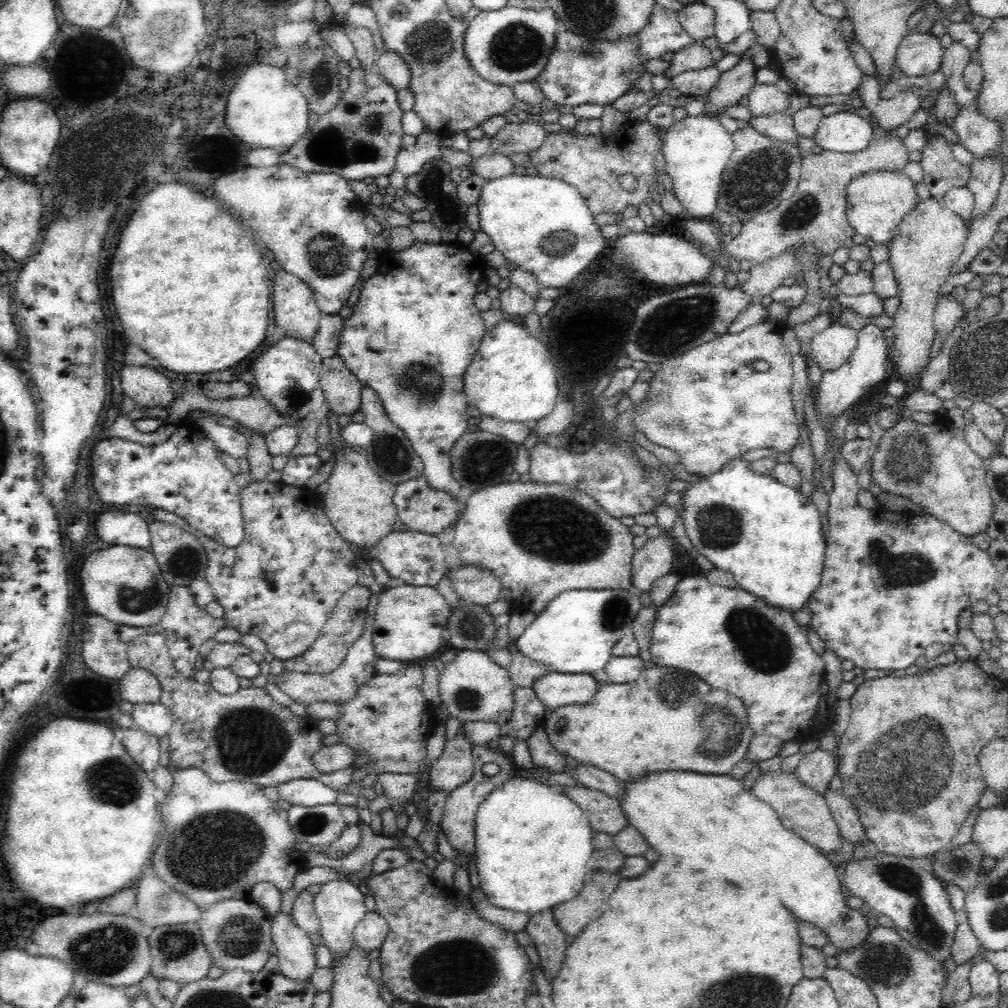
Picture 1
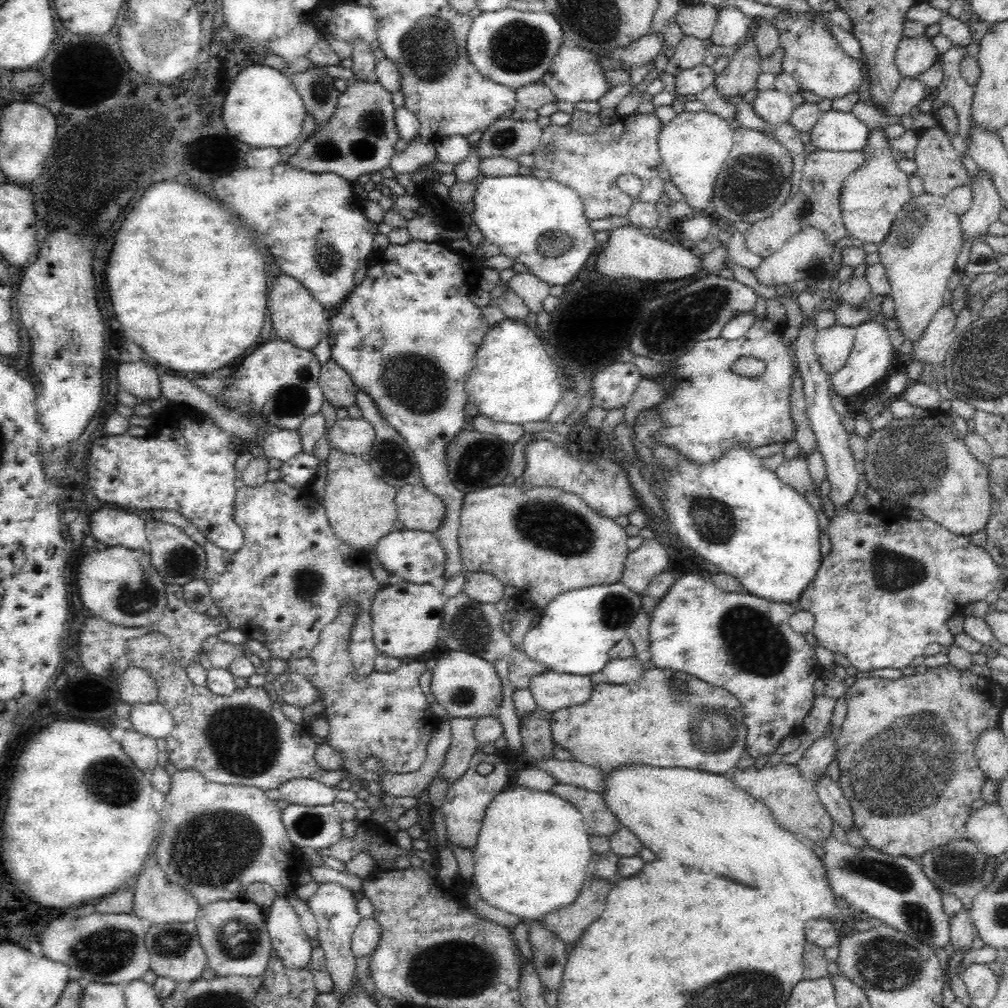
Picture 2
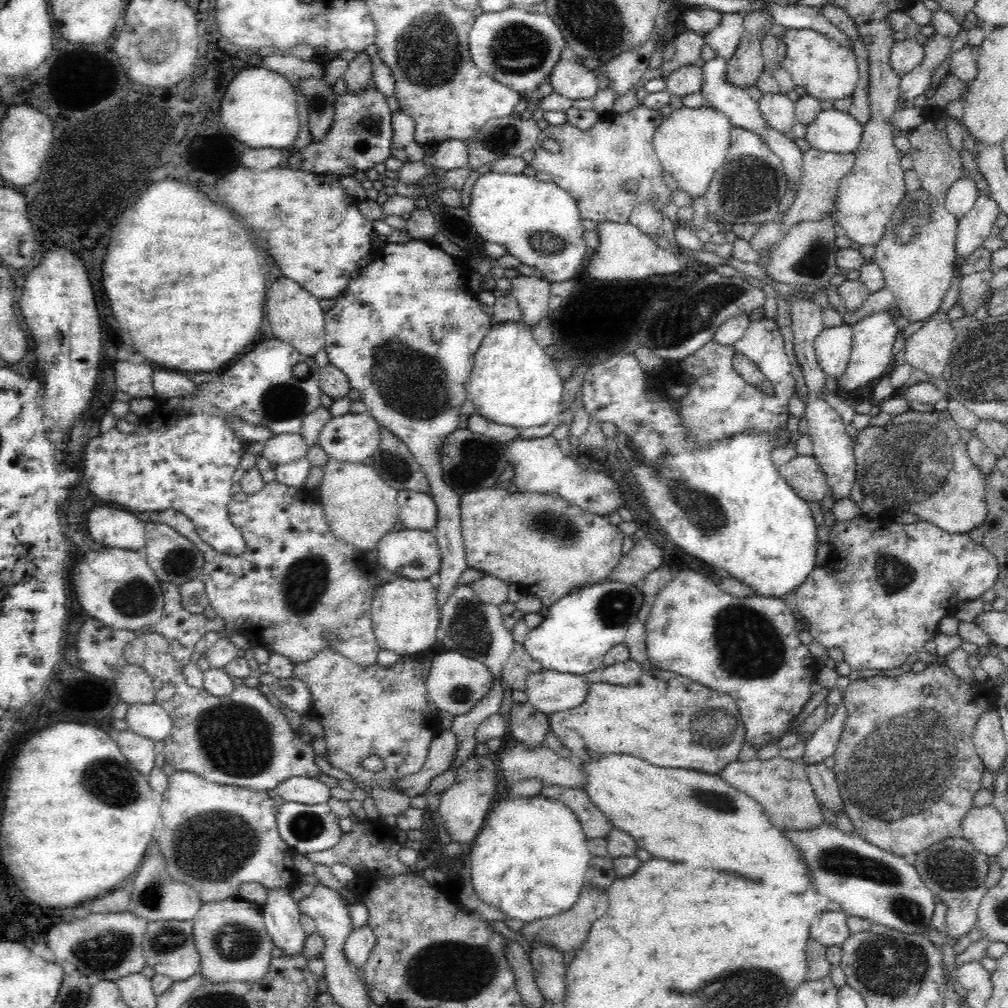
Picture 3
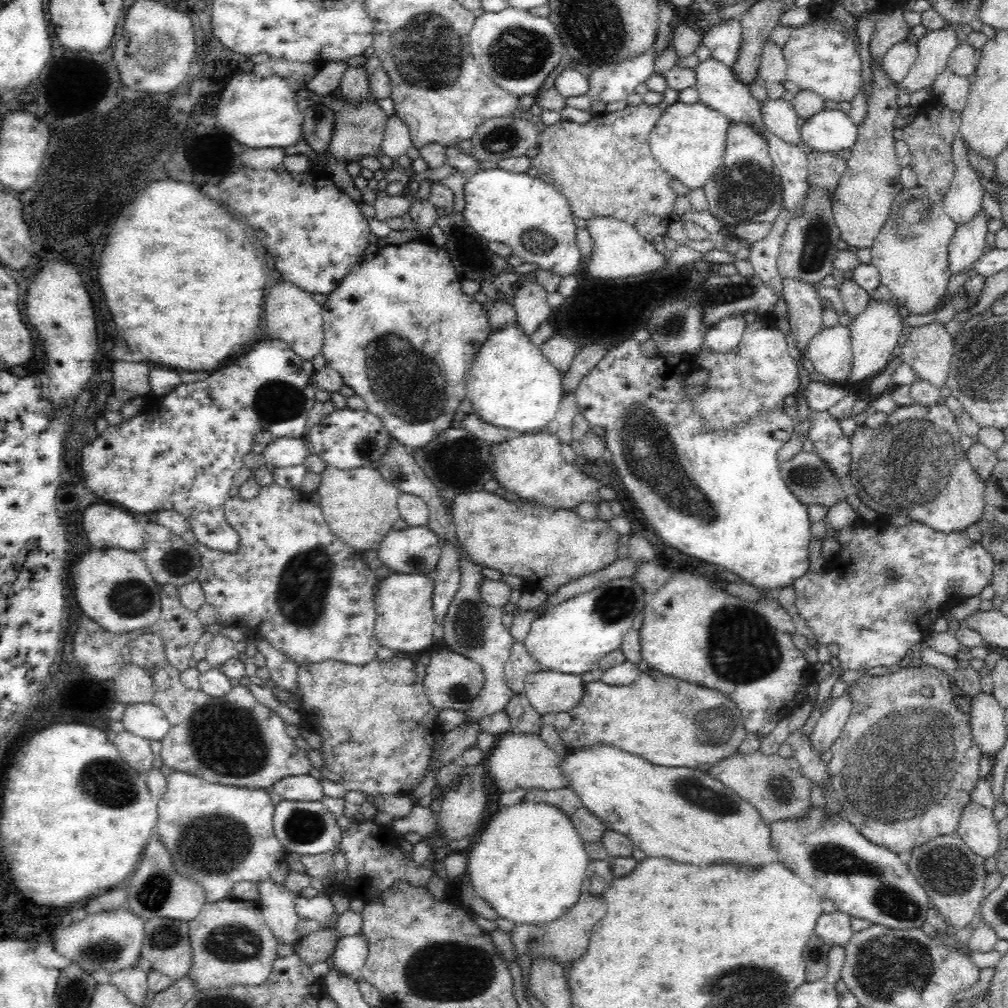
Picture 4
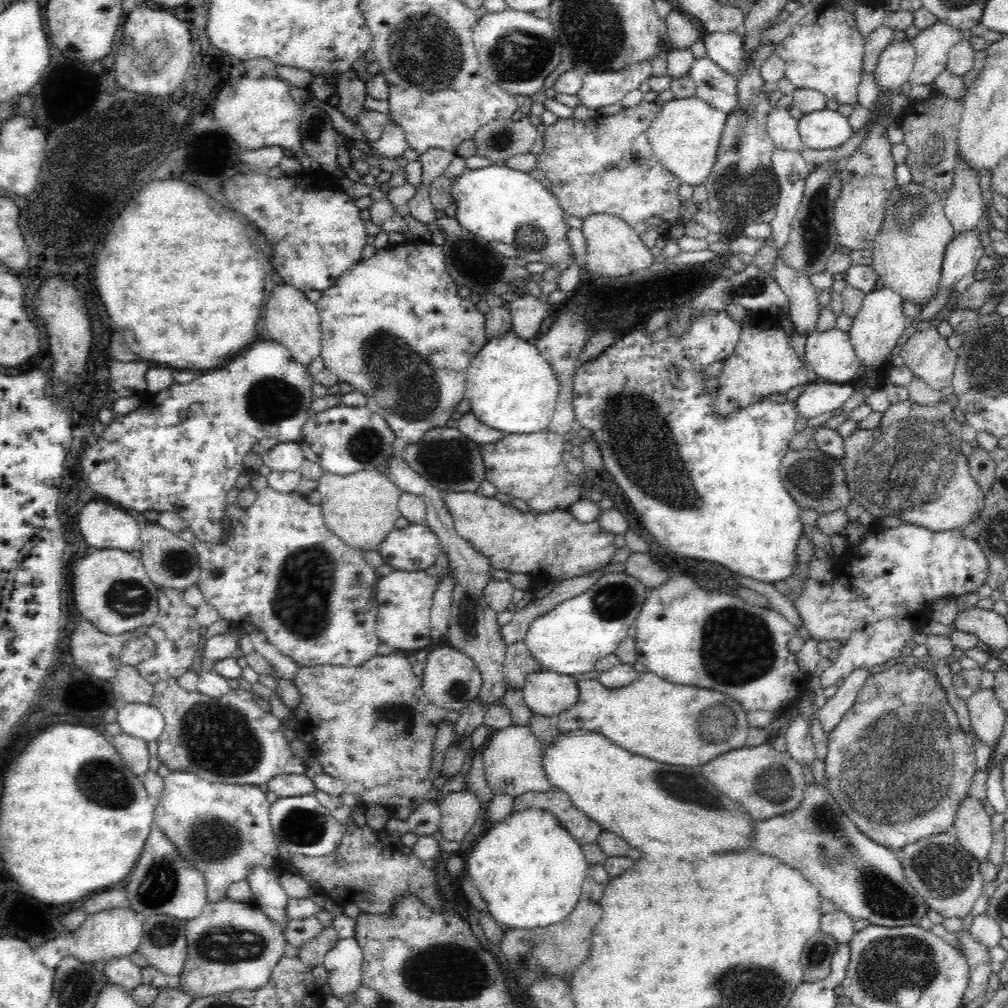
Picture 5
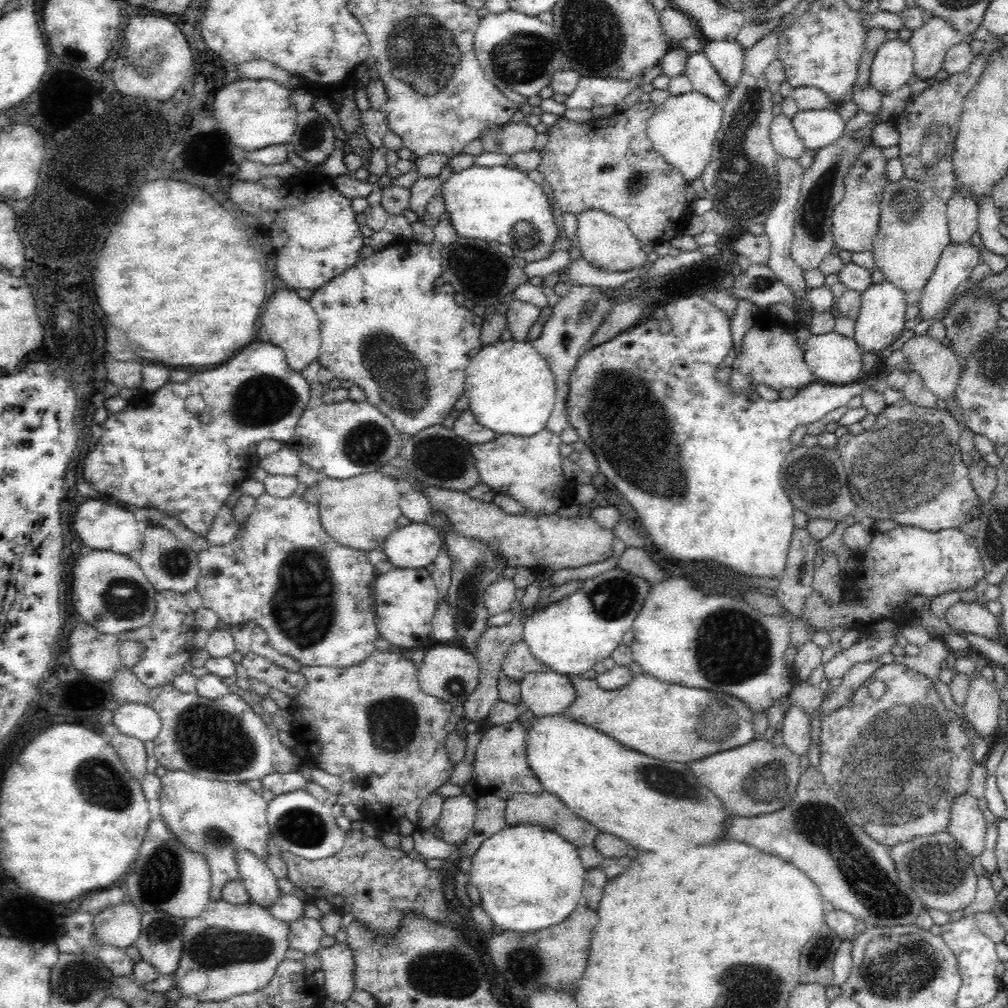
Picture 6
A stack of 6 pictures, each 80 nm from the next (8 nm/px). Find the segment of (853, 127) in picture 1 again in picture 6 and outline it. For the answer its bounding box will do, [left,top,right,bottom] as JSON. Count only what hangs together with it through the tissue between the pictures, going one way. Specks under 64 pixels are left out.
[790,108,846,151]

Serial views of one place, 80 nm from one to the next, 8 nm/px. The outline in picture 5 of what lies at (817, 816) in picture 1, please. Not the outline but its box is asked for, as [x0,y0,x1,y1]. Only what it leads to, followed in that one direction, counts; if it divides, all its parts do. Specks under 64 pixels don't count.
[700,741,807,821]

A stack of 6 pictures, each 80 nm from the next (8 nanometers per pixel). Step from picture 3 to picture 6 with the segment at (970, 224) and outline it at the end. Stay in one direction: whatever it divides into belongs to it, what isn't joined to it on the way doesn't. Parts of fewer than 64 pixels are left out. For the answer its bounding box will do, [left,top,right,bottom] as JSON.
[920,242,979,321]

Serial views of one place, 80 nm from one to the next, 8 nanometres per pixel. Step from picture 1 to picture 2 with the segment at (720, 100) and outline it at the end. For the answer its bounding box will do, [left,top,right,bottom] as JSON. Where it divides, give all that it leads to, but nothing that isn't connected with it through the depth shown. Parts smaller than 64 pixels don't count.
[716,17,762,96]

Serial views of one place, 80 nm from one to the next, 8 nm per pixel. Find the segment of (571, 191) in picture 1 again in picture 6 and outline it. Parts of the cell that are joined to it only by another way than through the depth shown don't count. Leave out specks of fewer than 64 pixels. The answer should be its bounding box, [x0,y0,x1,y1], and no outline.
[440,166,558,262]

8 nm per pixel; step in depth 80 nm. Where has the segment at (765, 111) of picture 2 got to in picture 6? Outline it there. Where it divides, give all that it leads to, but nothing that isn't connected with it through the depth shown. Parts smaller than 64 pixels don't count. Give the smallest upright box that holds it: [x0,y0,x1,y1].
[770,113,807,160]

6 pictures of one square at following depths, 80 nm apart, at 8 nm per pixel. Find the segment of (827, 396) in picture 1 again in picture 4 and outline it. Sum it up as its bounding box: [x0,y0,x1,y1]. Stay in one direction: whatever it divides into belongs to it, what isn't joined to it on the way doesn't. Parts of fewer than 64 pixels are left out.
[845,298,906,384]

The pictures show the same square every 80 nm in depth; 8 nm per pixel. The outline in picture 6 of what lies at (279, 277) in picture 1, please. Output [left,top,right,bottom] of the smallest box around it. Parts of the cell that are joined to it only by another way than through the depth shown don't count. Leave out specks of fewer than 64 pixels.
[262,289,321,372]

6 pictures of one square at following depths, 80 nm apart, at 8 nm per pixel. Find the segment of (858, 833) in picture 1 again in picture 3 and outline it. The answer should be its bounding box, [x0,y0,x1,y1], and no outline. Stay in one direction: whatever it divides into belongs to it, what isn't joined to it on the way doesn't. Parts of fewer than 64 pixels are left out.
[799,756,845,812]

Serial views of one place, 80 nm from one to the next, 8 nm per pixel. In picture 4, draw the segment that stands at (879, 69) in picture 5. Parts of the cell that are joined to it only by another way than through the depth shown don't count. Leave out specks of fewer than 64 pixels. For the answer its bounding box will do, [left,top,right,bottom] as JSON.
[880,41,917,85]

